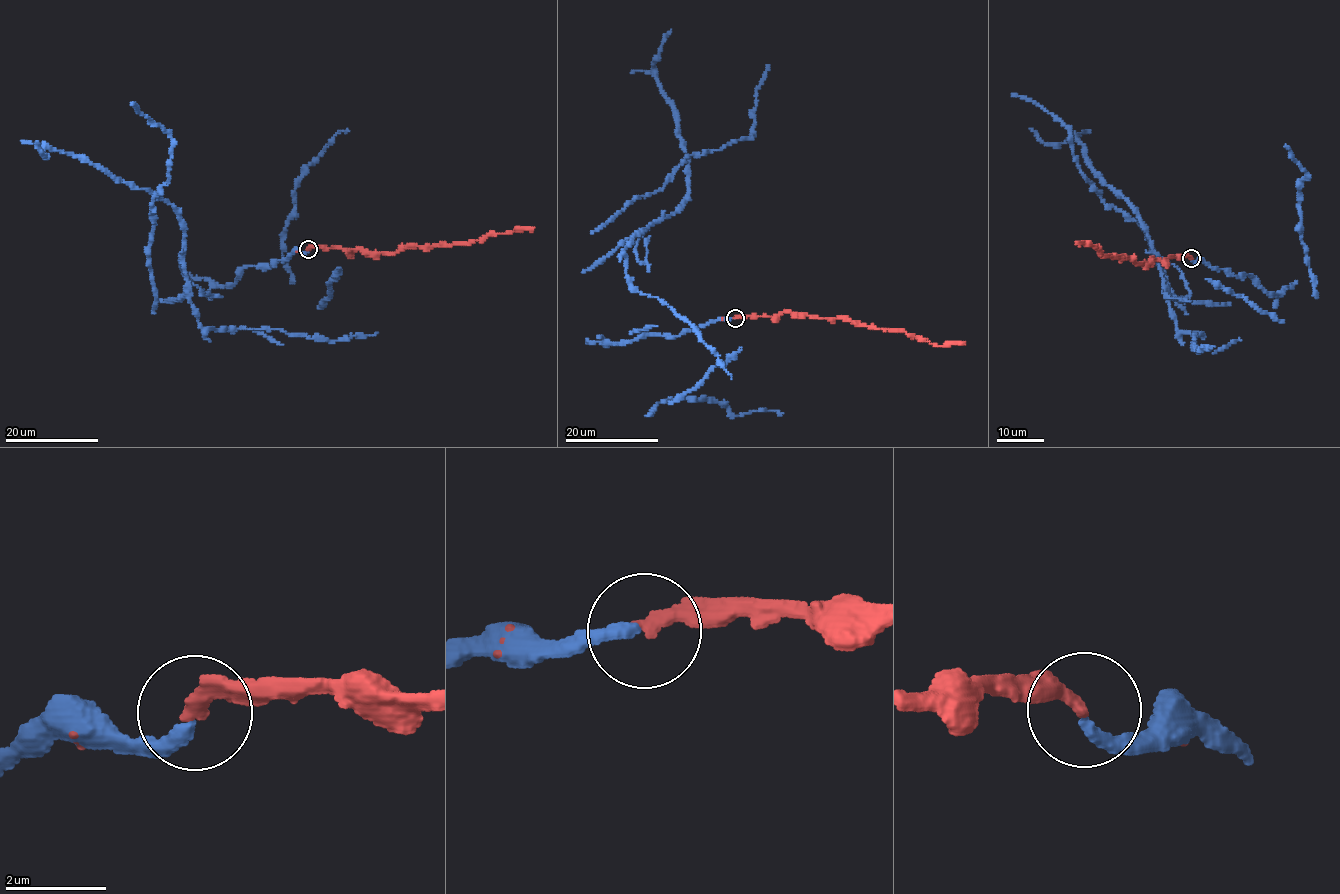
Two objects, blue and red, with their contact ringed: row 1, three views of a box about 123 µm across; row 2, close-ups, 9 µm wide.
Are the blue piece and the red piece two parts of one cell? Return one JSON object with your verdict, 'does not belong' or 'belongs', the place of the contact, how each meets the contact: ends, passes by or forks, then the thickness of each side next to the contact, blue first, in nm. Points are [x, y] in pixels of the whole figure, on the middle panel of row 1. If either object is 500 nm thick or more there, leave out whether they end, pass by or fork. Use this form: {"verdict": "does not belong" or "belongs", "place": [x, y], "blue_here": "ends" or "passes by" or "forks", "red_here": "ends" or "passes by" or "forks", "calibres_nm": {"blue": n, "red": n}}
{"verdict": "belongs", "place": [735, 318], "blue_here": "ends", "red_here": "ends", "calibres_nm": {"blue": 240, "red": 300}}

